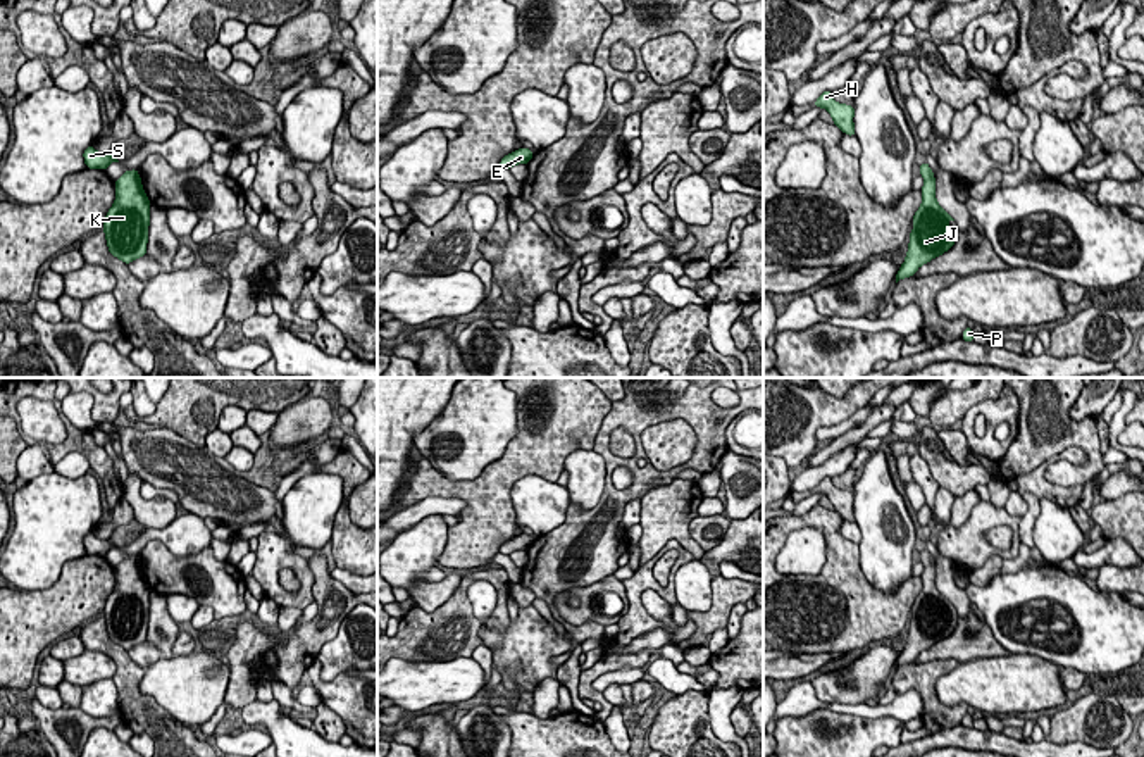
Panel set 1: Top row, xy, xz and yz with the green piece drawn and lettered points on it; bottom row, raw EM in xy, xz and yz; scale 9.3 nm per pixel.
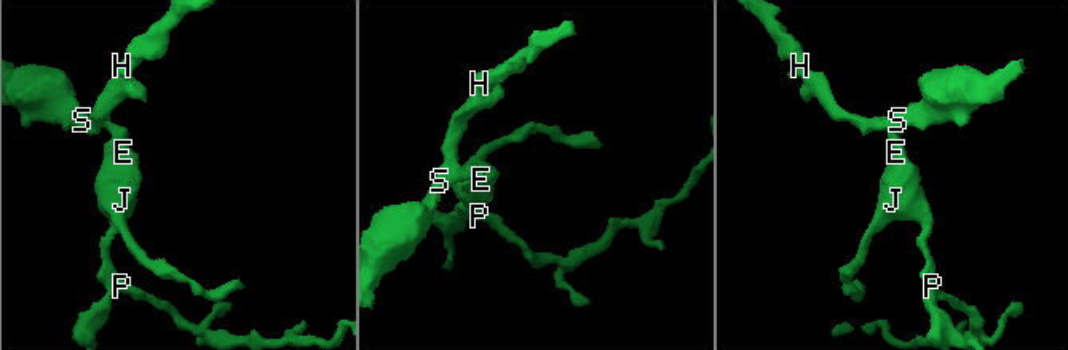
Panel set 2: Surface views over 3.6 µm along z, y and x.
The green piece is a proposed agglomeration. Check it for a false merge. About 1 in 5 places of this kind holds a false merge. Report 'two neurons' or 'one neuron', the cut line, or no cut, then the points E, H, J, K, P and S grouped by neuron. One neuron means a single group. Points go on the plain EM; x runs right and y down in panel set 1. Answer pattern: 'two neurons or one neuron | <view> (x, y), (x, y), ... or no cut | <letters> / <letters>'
one neuron | no cut | E H J K P S

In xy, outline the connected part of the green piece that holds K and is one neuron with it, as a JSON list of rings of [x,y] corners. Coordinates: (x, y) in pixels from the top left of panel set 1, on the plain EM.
[[[138,555],[126,557],[115,567],[115,588],[103,609],[109,638],[124,650],[146,640],[150,586],[141,572]]]

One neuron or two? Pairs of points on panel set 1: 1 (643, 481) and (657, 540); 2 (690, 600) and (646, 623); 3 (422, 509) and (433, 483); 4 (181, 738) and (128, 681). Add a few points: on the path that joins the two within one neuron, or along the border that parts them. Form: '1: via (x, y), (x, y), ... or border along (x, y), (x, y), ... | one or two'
1: border along (677, 476), (669, 483), (653, 487), (641, 499) | two
2: border along (688, 561), (676, 573), (676, 600) | two
3: border along (466, 502), (455, 497), (424, 497), (400, 511) | two
4: via (166, 731), (131, 697) | one

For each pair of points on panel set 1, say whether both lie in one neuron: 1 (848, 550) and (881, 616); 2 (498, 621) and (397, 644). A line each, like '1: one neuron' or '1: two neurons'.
1: one neuron
2: one neuron

